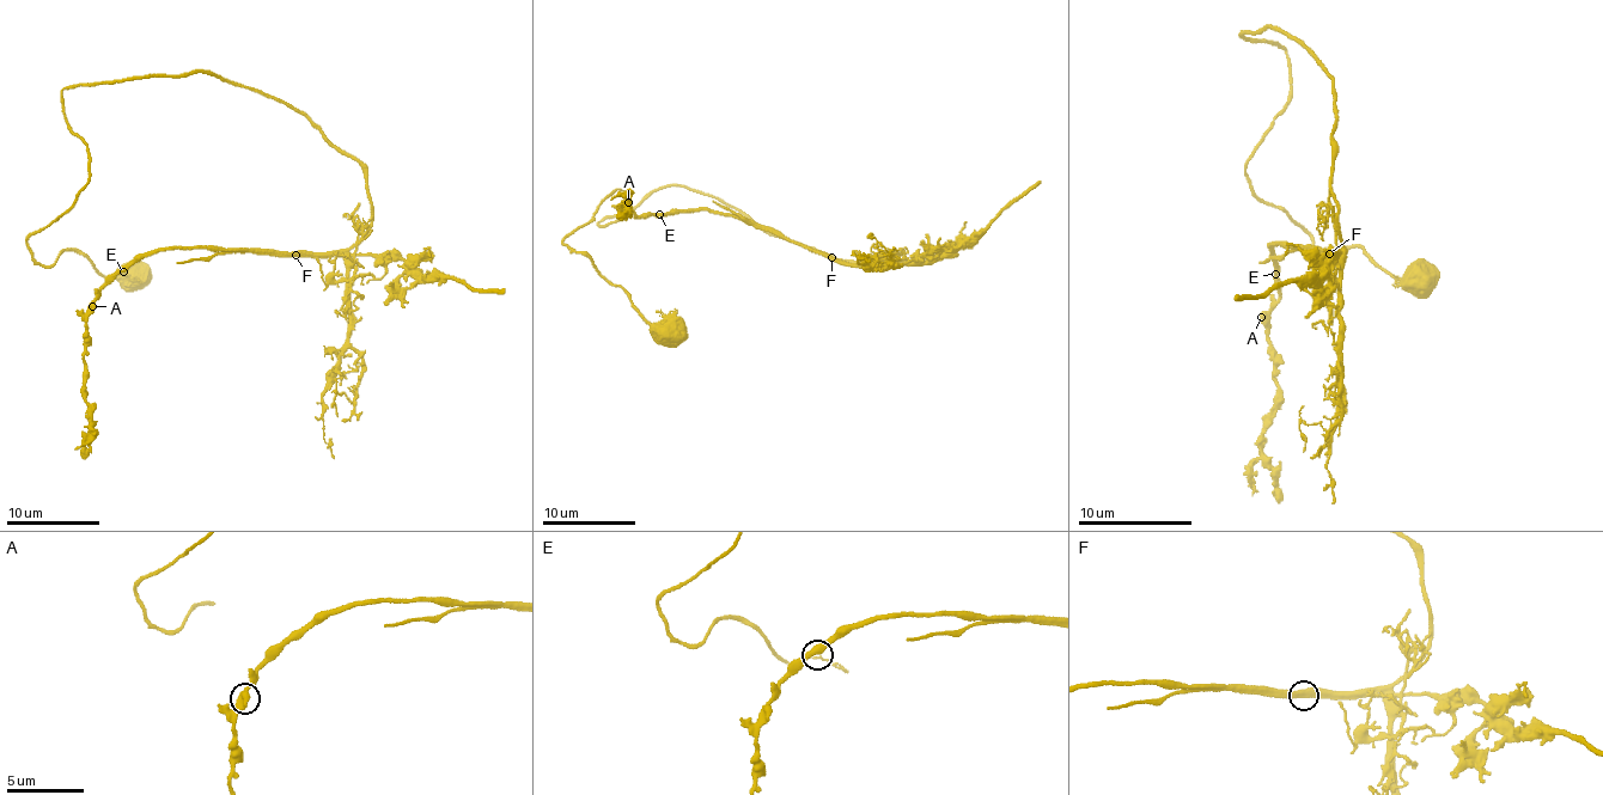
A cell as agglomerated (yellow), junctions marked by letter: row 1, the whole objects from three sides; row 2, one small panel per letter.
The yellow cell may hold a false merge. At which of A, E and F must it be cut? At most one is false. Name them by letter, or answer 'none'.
F

